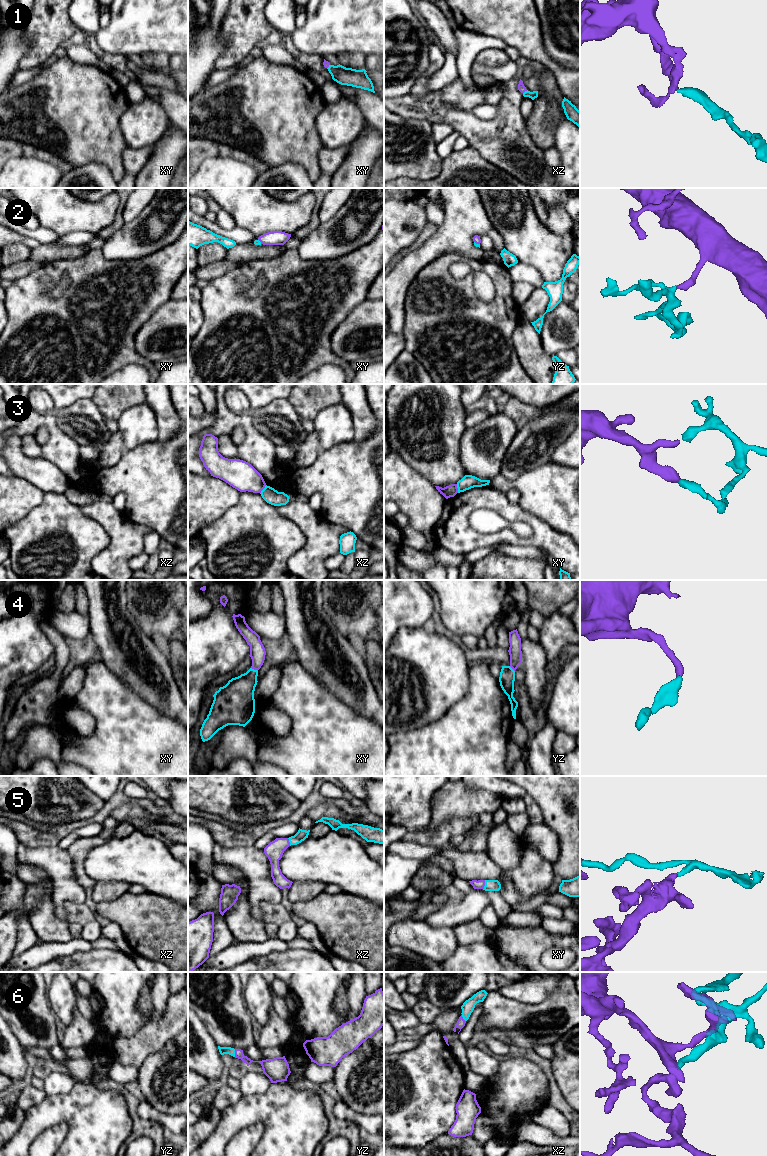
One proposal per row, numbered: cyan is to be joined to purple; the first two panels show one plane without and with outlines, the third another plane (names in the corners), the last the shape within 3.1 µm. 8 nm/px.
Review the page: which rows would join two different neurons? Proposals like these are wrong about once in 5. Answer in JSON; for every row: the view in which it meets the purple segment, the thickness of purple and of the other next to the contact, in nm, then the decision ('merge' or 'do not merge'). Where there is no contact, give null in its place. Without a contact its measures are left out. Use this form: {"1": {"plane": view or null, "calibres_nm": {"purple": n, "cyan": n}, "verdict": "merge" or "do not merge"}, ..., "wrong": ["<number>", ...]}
{"1": {"plane": "xz", "calibres_nm": {"purple": 60, "cyan": 60}, "verdict": "merge"}, "2": {"plane": "yz", "calibres_nm": {"purple": 60, "cyan": 30}, "verdict": "merge"}, "3": {"plane": "xy", "calibres_nm": {"purple": 100, "cyan": 110}, "verdict": "do not merge"}, "4": {"plane": "xy", "calibres_nm": {"purple": 130, "cyan": 260}, "verdict": "merge"}, "5": {"plane": "xy", "calibres_nm": {"purple": 70, "cyan": 100}, "verdict": "merge"}, "6": {"plane": "yz", "calibres_nm": {"purple": 70, "cyan": 60}, "verdict": "merge"}, "wrong": ["3"]}

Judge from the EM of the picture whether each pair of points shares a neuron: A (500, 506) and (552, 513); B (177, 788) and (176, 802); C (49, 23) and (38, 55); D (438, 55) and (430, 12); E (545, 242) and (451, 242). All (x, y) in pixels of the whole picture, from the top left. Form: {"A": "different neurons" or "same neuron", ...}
{"A": "different neurons", "B": "same neuron", "C": "same neuron", "D": "different neurons", "E": "different neurons"}

